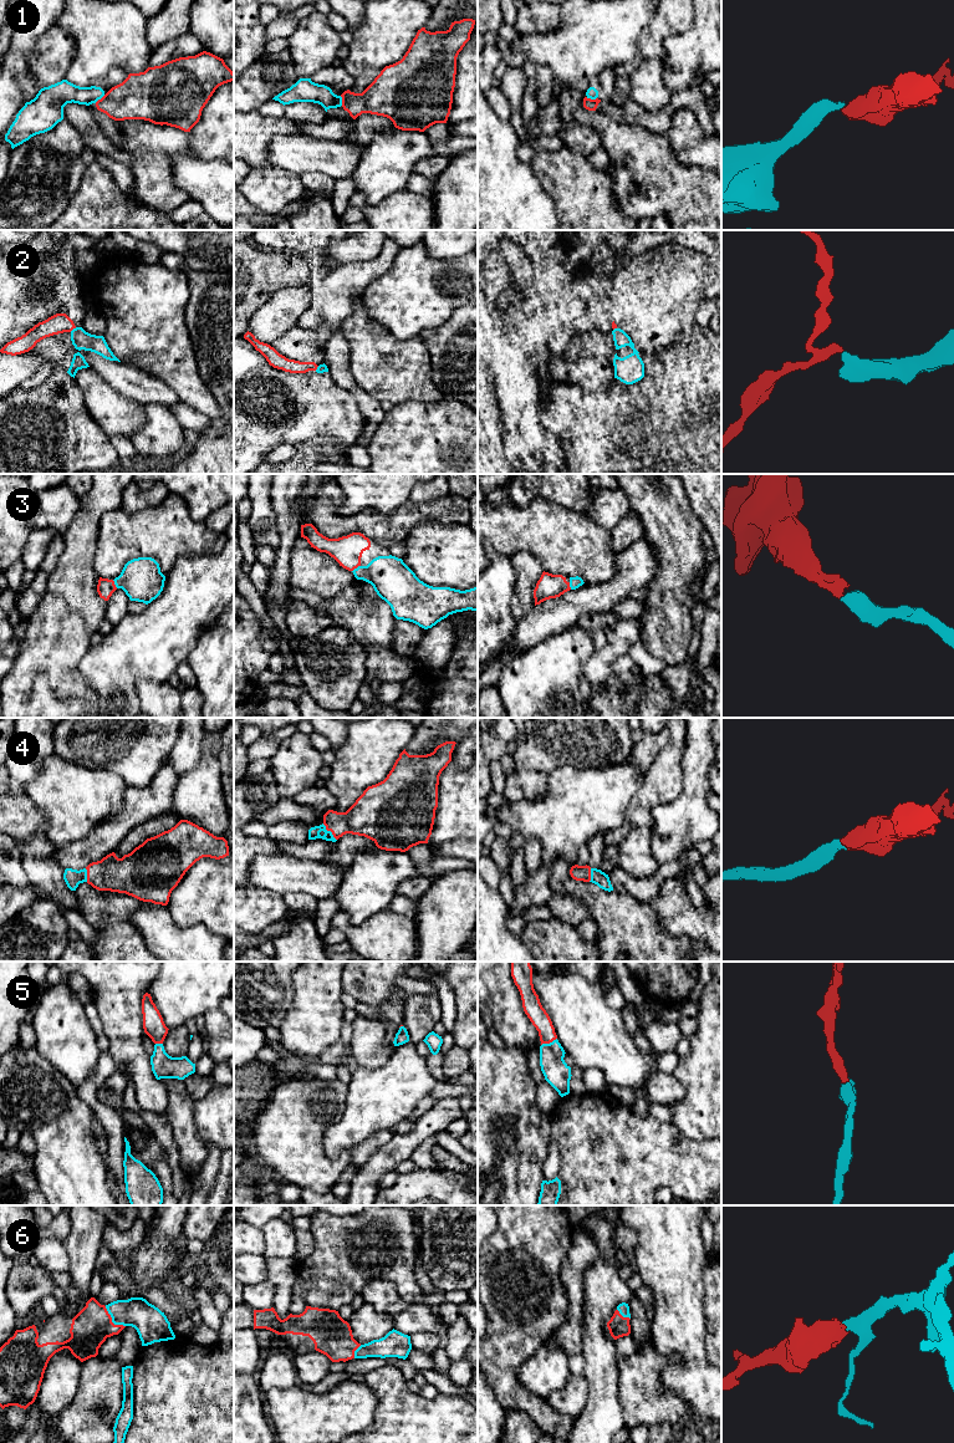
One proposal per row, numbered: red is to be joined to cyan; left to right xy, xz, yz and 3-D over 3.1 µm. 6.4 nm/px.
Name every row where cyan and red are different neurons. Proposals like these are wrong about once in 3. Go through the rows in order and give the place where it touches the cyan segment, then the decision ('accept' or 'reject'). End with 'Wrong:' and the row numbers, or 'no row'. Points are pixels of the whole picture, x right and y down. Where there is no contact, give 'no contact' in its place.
1: yz (591, 98) | reject
2: xy (74, 329) | reject
3: xy (115, 584) | accept
4: xz (330, 831) | accept
5: yz (550, 1043) | accept
6: xy (112, 1320) | accept
Wrong: 1, 2

